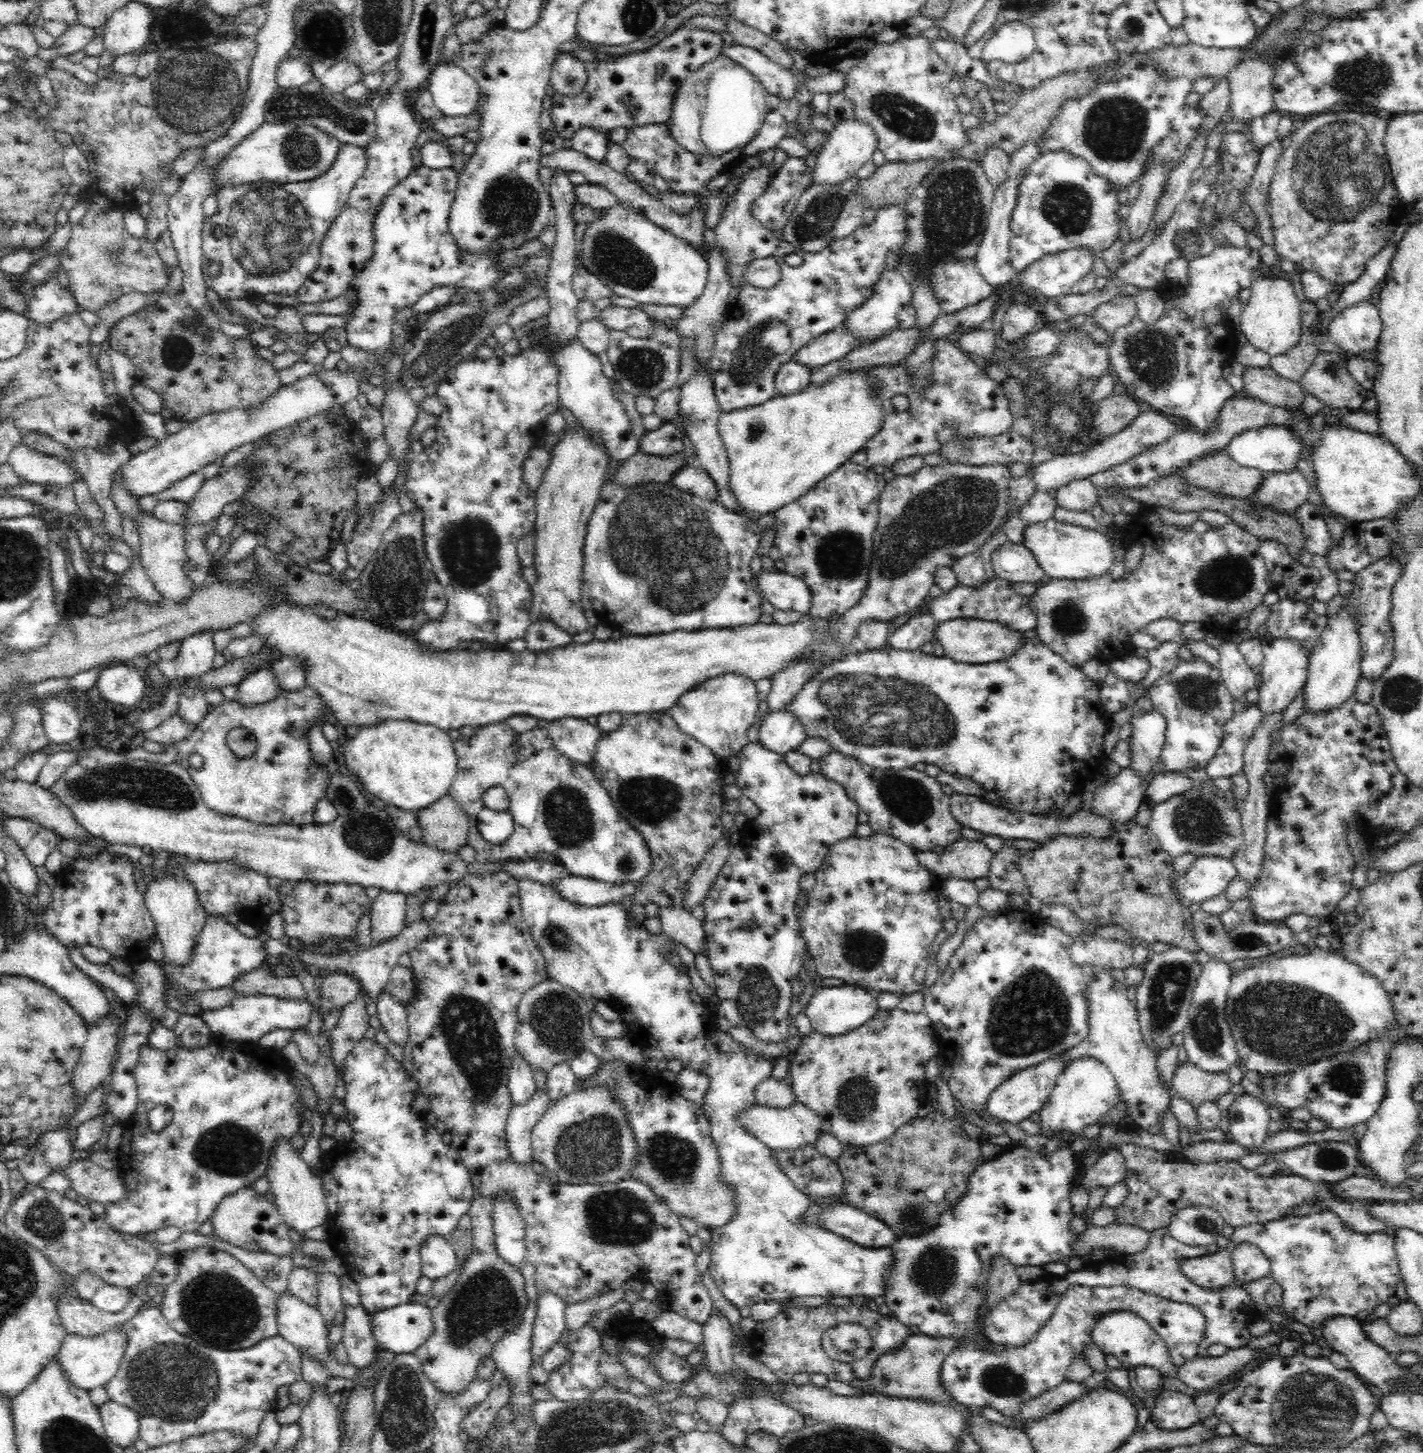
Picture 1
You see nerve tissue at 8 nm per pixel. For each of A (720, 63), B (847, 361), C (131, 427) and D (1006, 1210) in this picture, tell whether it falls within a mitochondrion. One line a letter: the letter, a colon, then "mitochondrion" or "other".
A: other
B: other
C: other
D: other

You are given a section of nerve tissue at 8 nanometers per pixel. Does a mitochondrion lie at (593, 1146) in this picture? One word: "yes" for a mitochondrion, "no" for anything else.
yes

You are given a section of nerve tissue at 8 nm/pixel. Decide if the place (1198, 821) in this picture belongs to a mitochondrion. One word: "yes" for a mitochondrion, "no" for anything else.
yes

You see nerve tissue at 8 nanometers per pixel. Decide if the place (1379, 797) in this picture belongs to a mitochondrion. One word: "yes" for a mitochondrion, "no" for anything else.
no

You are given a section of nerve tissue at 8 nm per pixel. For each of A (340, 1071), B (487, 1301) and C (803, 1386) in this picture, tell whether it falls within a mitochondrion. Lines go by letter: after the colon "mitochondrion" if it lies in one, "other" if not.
A: other
B: mitochondrion
C: other

